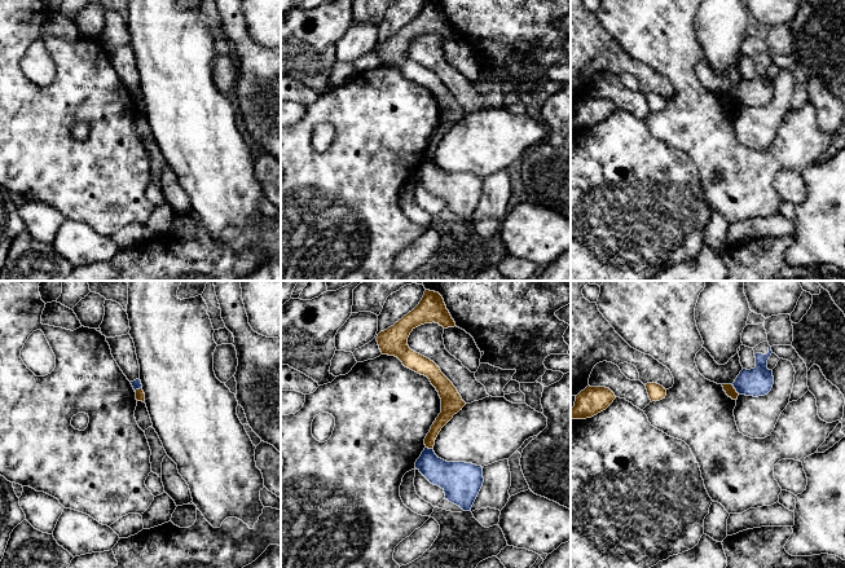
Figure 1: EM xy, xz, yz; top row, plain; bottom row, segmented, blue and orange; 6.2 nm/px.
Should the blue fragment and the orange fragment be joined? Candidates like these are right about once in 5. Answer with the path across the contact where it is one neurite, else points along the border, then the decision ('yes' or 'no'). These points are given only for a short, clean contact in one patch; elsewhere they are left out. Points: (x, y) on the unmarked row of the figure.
along yz (731, 95), (739, 104) | no

